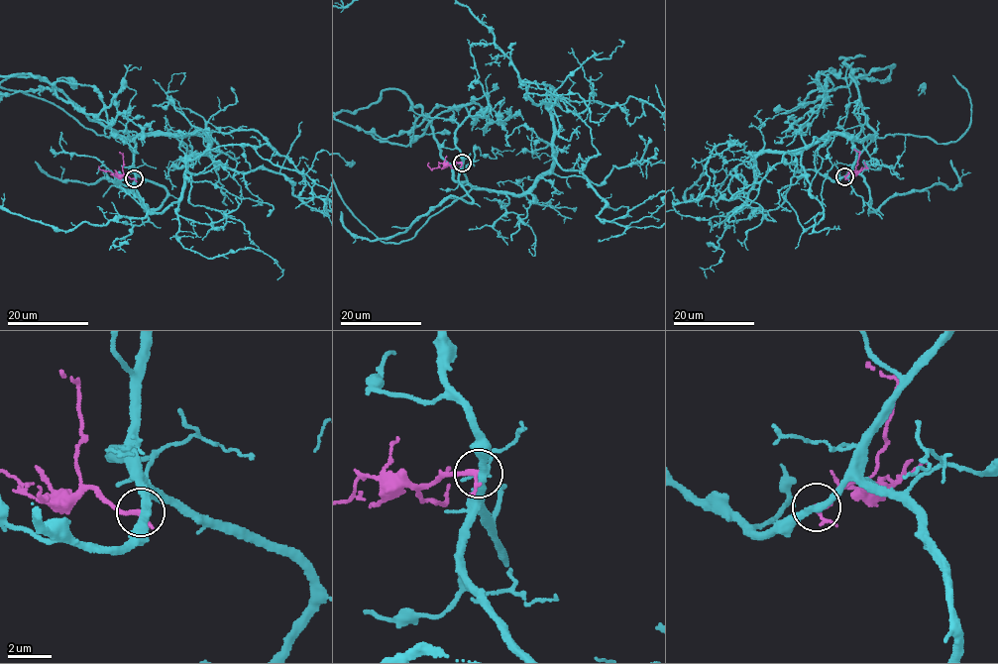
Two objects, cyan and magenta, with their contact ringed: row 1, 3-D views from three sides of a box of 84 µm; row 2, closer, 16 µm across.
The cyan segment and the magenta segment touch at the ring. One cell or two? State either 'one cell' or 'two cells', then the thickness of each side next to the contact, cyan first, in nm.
two cells | 340/170 nm

